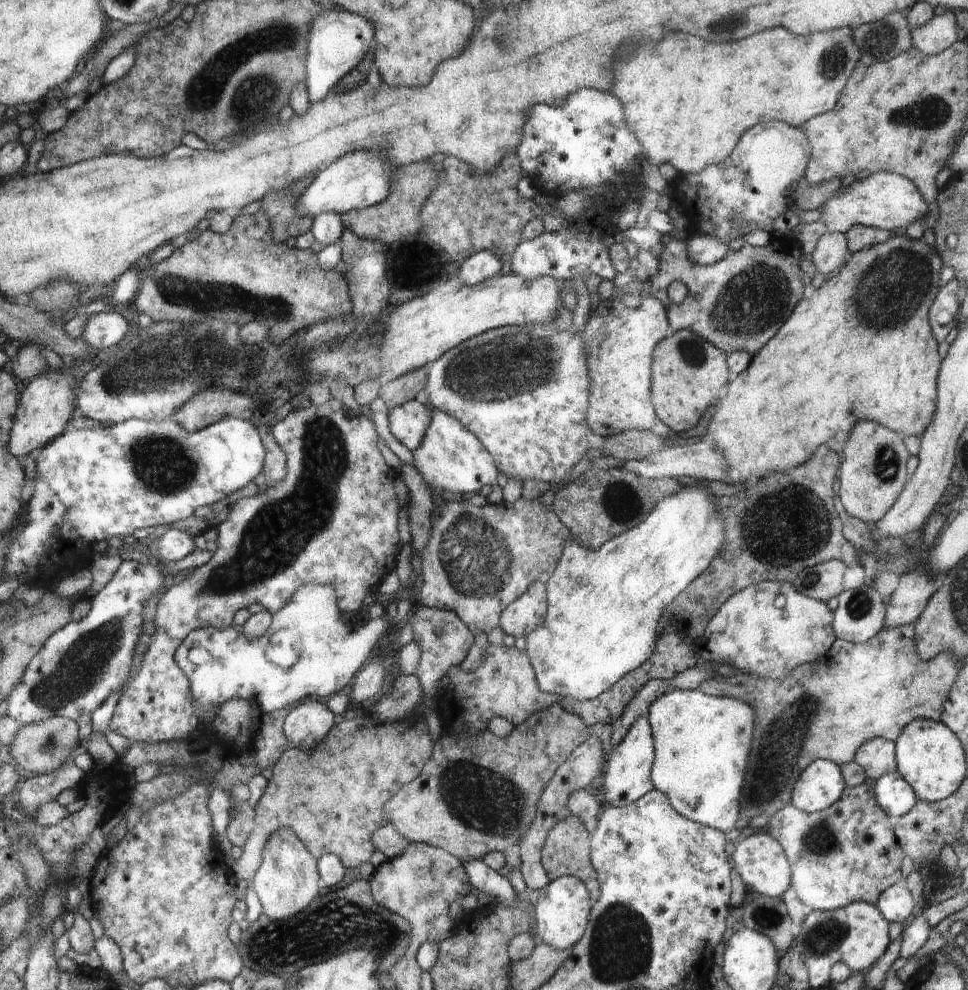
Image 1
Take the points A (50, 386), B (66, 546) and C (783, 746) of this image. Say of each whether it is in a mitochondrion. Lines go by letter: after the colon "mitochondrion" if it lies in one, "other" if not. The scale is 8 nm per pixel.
A: other
B: other
C: mitochondrion

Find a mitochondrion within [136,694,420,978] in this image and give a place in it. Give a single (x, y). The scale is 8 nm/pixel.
(365, 925)

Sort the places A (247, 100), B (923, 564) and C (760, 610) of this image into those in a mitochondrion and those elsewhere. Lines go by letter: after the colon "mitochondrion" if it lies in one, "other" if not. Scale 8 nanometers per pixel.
A: mitochondrion
B: other
C: other

